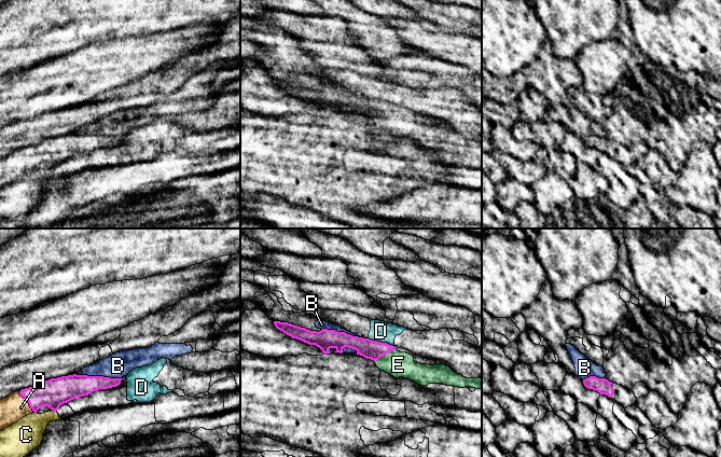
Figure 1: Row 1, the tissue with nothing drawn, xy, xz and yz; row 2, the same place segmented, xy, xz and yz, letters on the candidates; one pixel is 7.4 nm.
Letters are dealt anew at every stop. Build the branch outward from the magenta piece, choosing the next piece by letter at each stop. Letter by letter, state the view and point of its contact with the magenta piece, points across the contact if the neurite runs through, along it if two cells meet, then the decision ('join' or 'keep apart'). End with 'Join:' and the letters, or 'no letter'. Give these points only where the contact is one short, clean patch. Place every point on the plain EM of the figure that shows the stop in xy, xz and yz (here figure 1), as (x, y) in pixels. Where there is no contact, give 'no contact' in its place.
A: xy (28, 161) | across xy (54, 151), (40, 153), (28, 161), (13, 166) | join
B: xy (102, 135) | along xy (83, 133), (121, 137) | keep apart
C: xy (54, 168) | along xy (52, 167), (56, 169) | keep apart
D: xz (380, 100) | along xz (368, 96), (374, 99), (386, 100), (396, 107) | keep apart
E: xz (384, 112) | across xz (371, 108), (384, 112), (398, 123) | join
Join: A, E

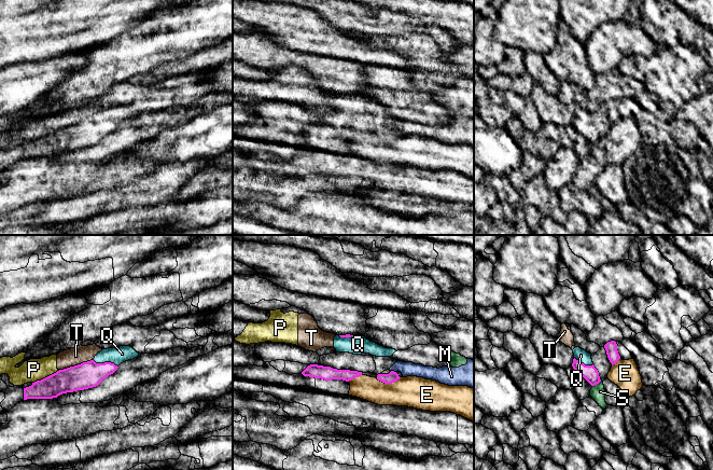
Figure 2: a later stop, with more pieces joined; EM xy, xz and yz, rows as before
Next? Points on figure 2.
E: xz (388, 141) | along xz (401, 136), (391, 141), (382, 141), (376, 137) | keep apart
M: xz (393, 129) | keep apart
P: xy (45, 136) | along xy (59, 128), (32, 141) | keep apart
Q: xy (106, 121) | across xy (89, 133), (106, 121), (122, 112) | join
S: yz (596, 142) | along yz (600, 139), (592, 144) | keep apart
T: xy (75, 124) | along xy (92, 118), (59, 128) | keep apart
Join: Q

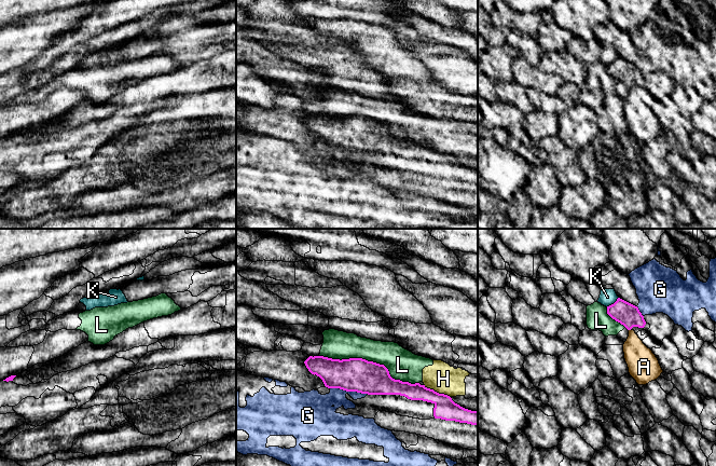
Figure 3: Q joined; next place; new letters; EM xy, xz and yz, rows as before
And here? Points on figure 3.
A: yz (630, 87) | along yz (631, 86), (629, 88) | keep apart
G: xz (349, 149) | keep apart
H: xz (436, 150) | along xz (424, 142), (450, 155) | keep apart
K: yz (614, 62) | along yz (618, 55), (606, 65) | keep apart
L: xz (371, 120) | keep apart
Join: no letter

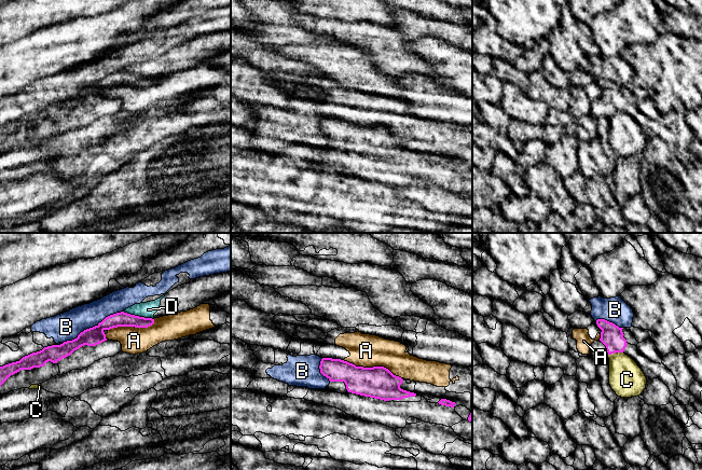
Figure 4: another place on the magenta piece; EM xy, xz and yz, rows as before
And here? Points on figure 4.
A: xz (373, 125) | keep apart
B: xy (93, 85) | keep apart
C: yz (615, 110) | along yz (622, 110), (608, 113) | keep apart
D: xy (138, 74) | along xy (123, 69), (152, 78) | keep apart
Join: no letter

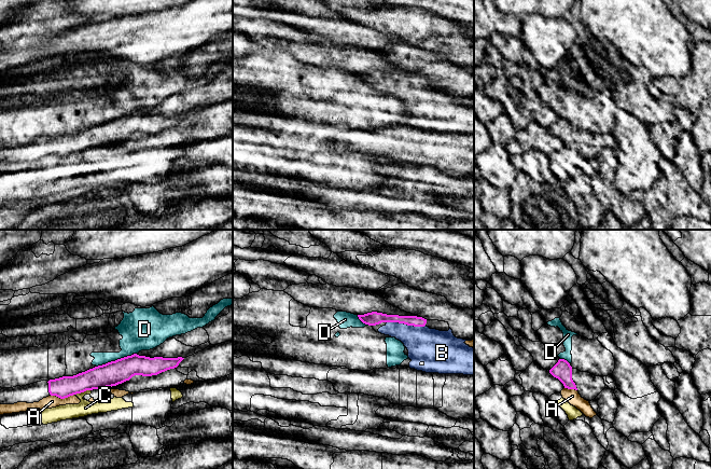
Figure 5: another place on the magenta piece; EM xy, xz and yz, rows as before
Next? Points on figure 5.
A: xy (63, 156) | keep apart
B: xz (406, 82) | across xz (374, 77), (406, 82), (431, 105) | join
C: xy (83, 150) | along xy (91, 148), (75, 153) | keep apart
D: xy (113, 120) | along xy (131, 112), (96, 125) | keep apart
Join: B

